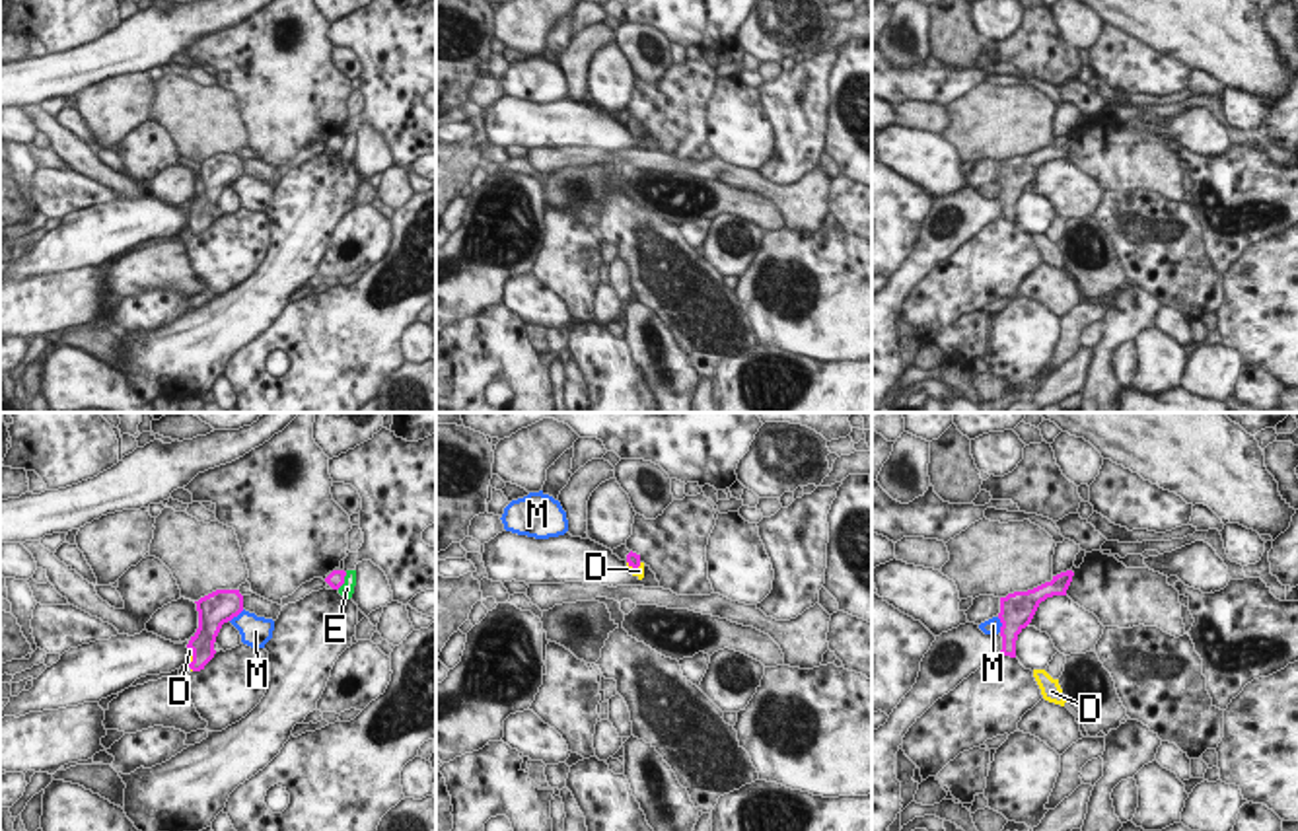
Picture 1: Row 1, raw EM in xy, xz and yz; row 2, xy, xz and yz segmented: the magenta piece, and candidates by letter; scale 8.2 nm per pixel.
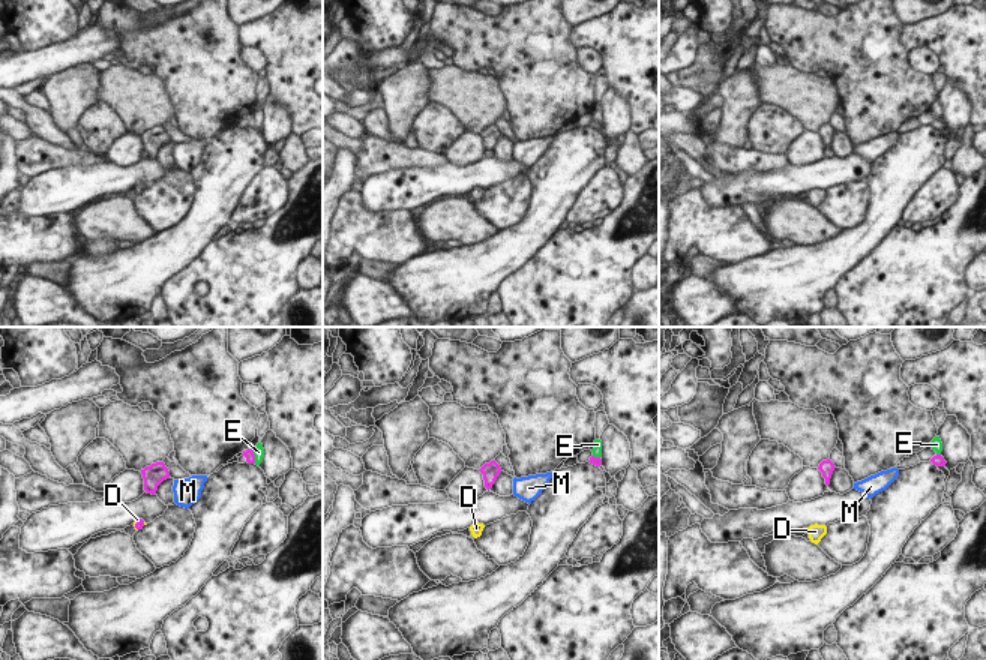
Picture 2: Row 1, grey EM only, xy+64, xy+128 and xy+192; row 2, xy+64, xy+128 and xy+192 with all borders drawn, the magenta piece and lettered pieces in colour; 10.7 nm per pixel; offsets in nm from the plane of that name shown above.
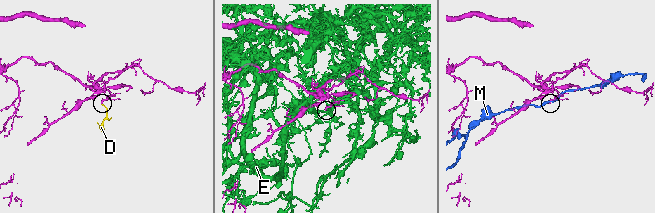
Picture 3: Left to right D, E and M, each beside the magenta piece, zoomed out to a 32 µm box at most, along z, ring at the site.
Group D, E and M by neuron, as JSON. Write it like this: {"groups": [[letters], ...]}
{"groups": [["D"], ["E"], ["M"]]}

